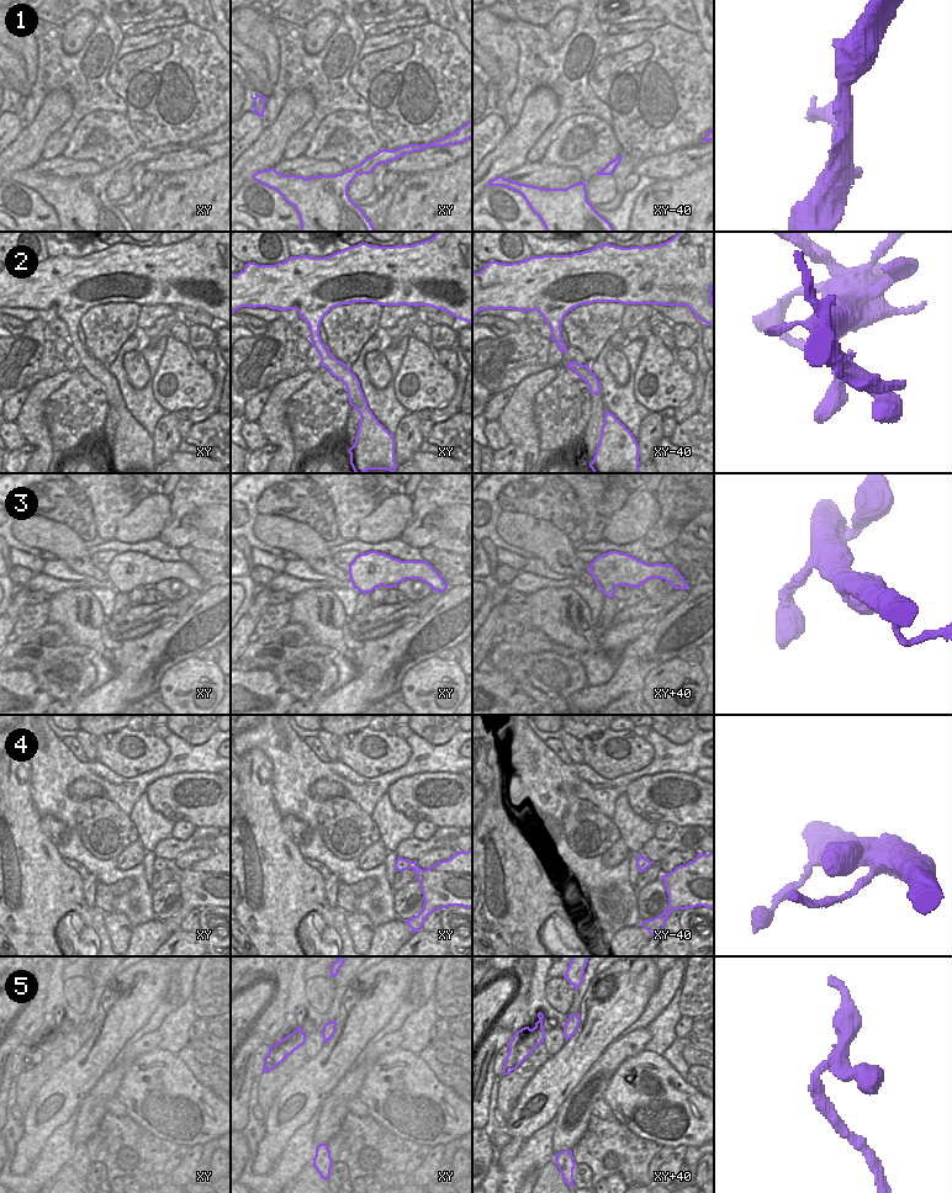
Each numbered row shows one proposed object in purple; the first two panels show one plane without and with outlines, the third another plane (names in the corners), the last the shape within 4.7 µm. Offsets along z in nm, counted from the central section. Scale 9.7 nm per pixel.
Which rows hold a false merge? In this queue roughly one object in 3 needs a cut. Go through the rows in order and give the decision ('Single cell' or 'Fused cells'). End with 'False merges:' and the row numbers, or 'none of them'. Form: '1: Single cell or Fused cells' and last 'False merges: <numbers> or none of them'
1: Fused cells
2: Single cell
3: Single cell
4: Single cell
5: Single cell
False merges: 1.

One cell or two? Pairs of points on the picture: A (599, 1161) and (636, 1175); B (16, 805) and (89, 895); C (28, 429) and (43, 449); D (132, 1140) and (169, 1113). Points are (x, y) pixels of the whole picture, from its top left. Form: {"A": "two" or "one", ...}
{"A": "one", "B": "two", "C": "one", "D": "two"}

